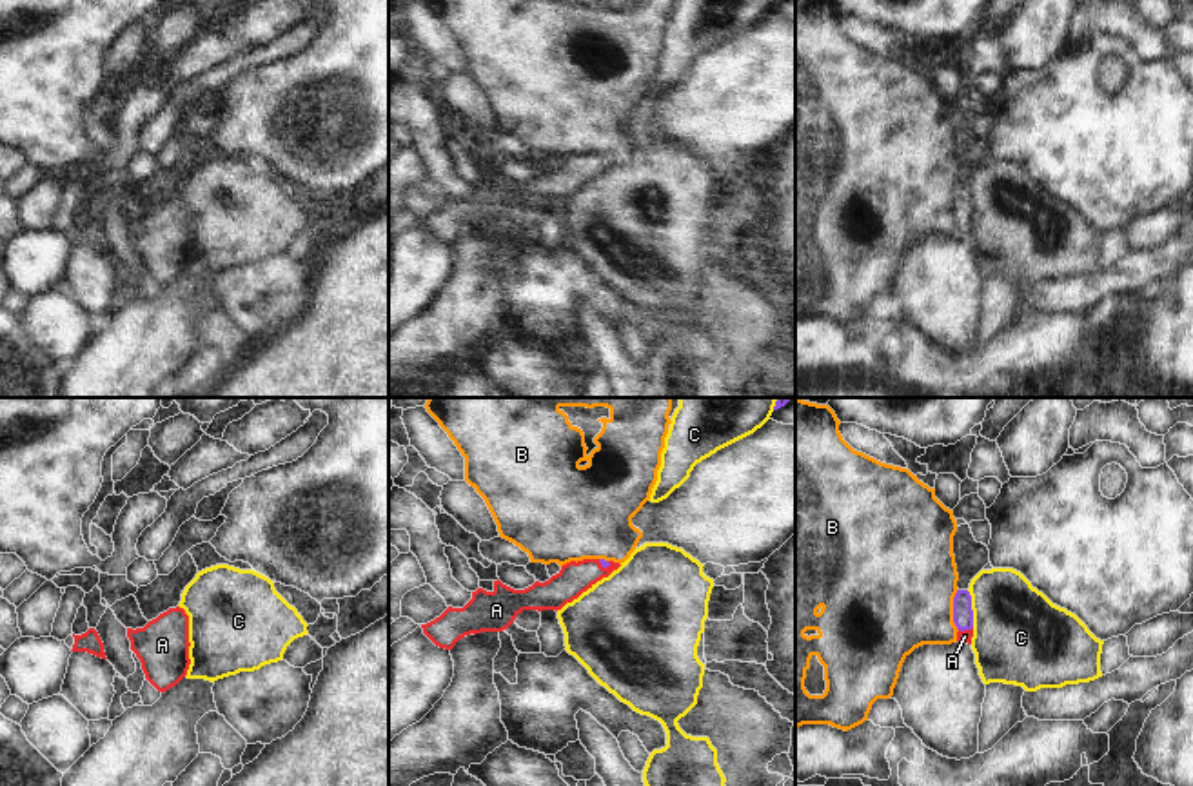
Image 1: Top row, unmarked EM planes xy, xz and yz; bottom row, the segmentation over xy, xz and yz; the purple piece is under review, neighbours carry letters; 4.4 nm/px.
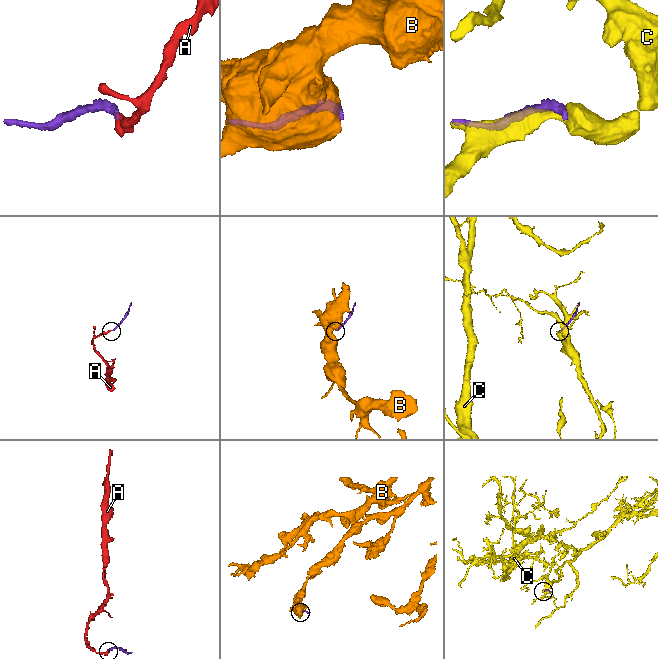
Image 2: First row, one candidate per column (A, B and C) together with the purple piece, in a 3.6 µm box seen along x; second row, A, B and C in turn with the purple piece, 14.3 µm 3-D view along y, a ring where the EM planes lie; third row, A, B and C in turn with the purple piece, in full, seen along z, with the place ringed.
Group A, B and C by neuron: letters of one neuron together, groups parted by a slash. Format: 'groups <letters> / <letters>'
groups A / B / C

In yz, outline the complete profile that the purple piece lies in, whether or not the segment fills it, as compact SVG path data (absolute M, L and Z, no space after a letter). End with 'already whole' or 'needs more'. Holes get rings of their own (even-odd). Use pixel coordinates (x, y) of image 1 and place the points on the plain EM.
M957 183L953 191L953 216L957 220L957 234L971 238L973 231L973 203L968 183Z; needs more

